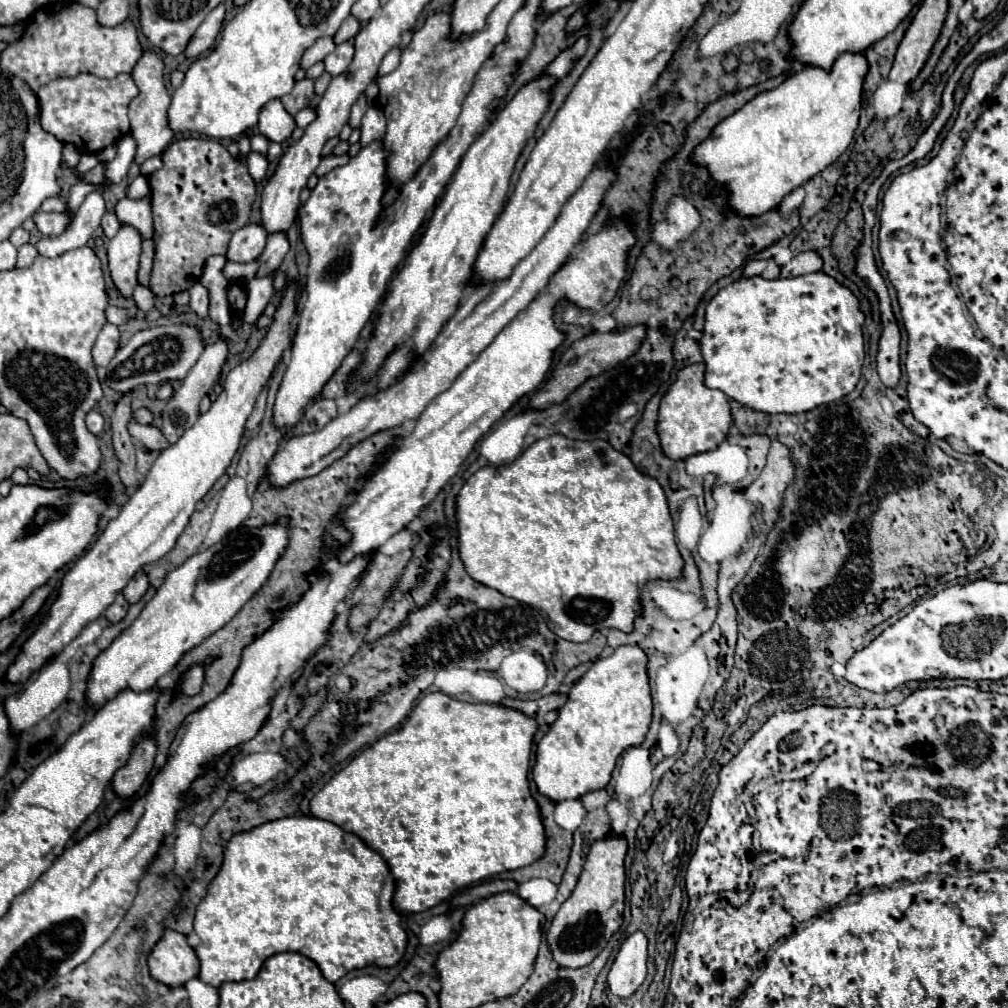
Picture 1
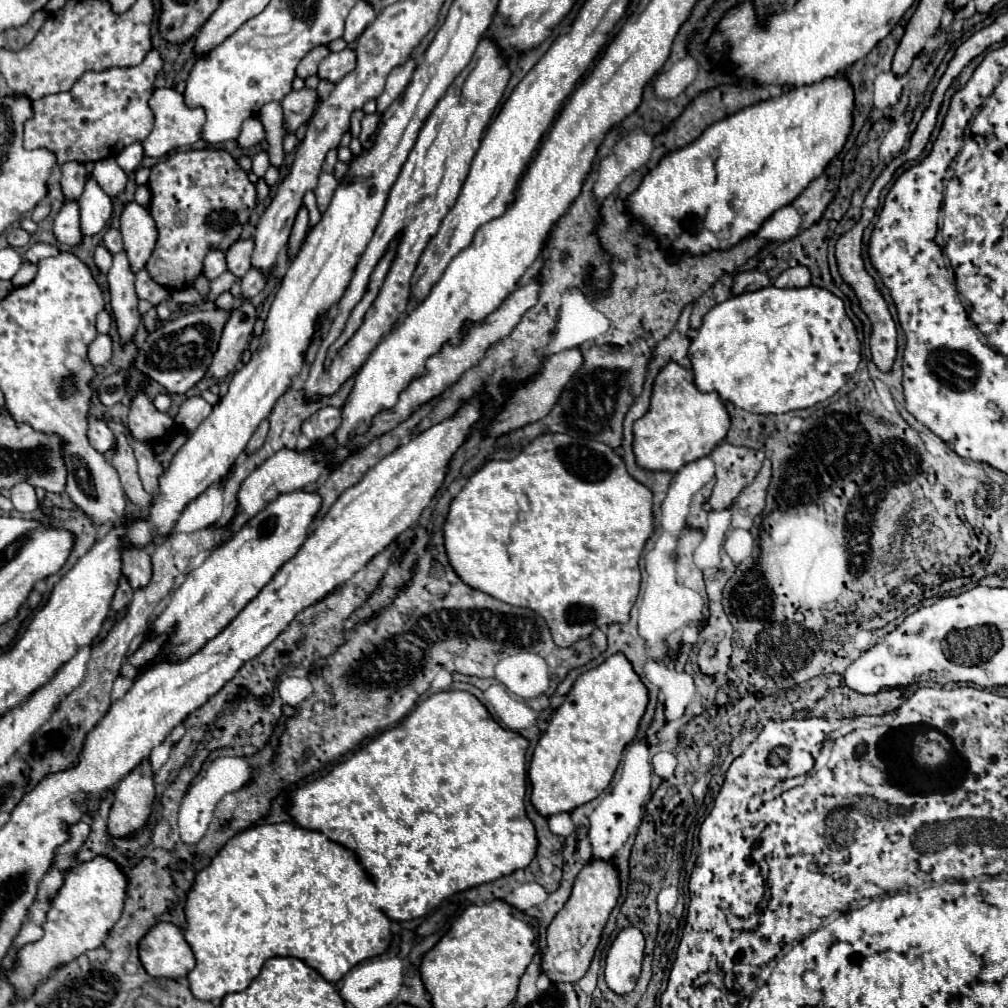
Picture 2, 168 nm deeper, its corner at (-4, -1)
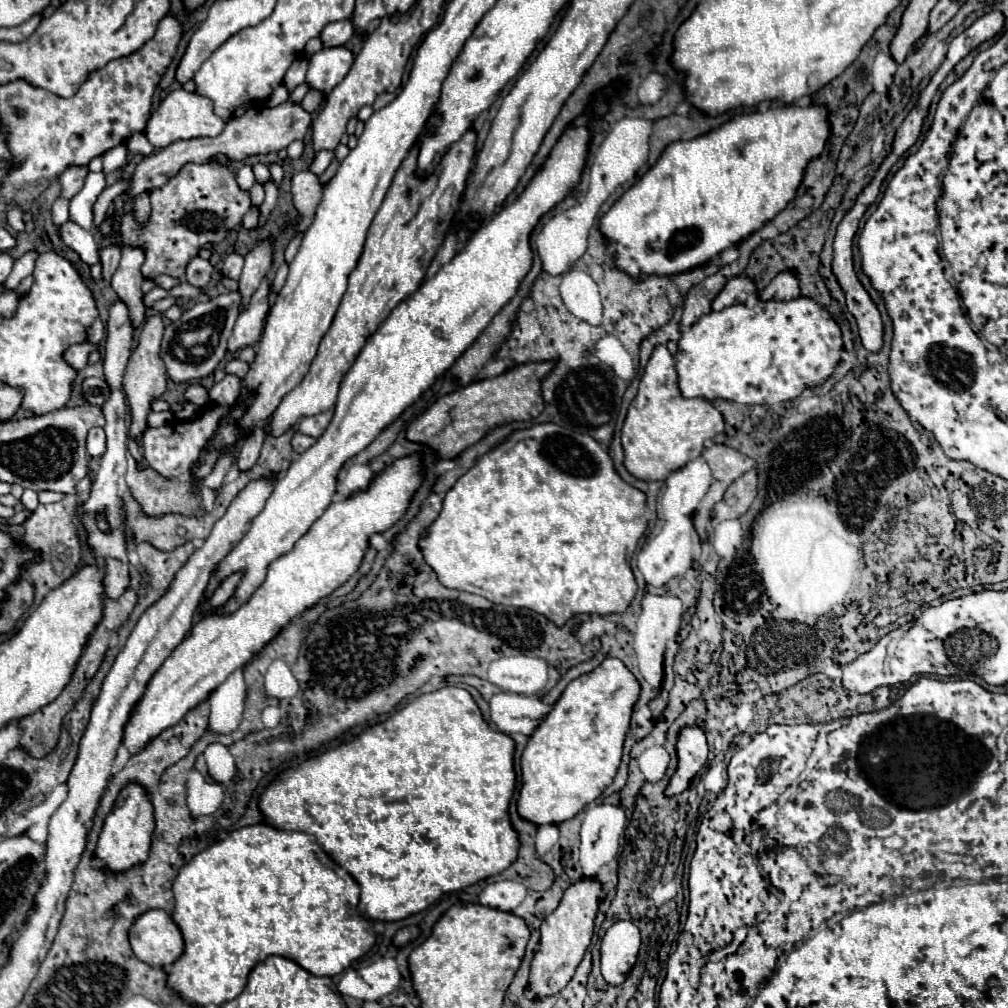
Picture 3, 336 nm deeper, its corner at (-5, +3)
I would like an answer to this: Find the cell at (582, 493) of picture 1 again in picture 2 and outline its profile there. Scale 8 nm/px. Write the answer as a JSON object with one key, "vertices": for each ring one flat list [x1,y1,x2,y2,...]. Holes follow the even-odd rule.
{"vertices":[[541,434,531,444,527,444,515,458,511,460,489,460,485,466,481,466,469,482,463,486,463,490,453,498,447,520,443,526,443,538,445,538,445,552,449,556,449,564,461,576,465,584,469,584,473,590,485,592,505,604,513,604,519,608,529,608,537,614,541,614,549,628,551,636,557,646,573,646,577,640,587,638,595,626,609,626,613,622,627,622,629,610,633,608,639,584,641,584,641,570,639,570,639,554,643,552,645,542,653,534,653,494,649,488,639,484,627,474,627,468,623,460,603,442,585,440,585,438,571,438,569,434]]}

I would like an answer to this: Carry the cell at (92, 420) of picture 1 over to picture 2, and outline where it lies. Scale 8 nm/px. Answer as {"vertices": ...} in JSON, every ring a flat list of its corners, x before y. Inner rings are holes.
{"vertices":[[91,418,89,420,89,430,87,430,87,438,91,442,91,446,105,454,107,450,111,450,111,442,113,442,113,434,109,430,109,426,103,422,103,420,97,420,97,418]]}

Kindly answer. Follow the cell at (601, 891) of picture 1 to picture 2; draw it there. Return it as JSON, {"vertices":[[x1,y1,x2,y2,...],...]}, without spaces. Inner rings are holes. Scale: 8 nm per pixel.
{"vertices":[[603,860,589,862,577,876,573,892,561,912,553,918,547,928,547,952,541,962,543,974,549,976,553,984,571,982,575,984,589,968,593,952,601,940,605,922,619,900,619,872,613,864]]}

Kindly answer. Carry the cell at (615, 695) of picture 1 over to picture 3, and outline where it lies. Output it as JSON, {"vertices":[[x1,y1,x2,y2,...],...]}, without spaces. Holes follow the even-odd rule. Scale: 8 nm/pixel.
{"vertices":[[606,658,592,672,572,680,546,720,534,730,522,754,522,790,518,798,518,814,538,826,560,824,562,820,576,816,588,802,594,802,616,776,622,758,622,744,630,728,632,708,638,698,640,684,618,658]]}

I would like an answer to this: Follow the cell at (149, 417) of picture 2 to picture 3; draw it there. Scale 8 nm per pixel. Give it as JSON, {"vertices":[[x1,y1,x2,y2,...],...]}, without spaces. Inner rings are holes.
{"vertices":[[150,316,146,318,146,322,142,324,142,332,138,338,138,346,132,352,128,366,126,366,126,374,124,374,124,392,128,398,128,406,130,406,130,434,128,434,128,450,132,452,132,456,136,458,136,462,142,460,140,454,140,446,138,446,138,436,142,436,148,430,148,414,152,412,150,404,152,400,160,398,166,390,166,368,158,356,158,348,160,348,160,340,162,340,162,332,164,332,164,324,160,316]]}

